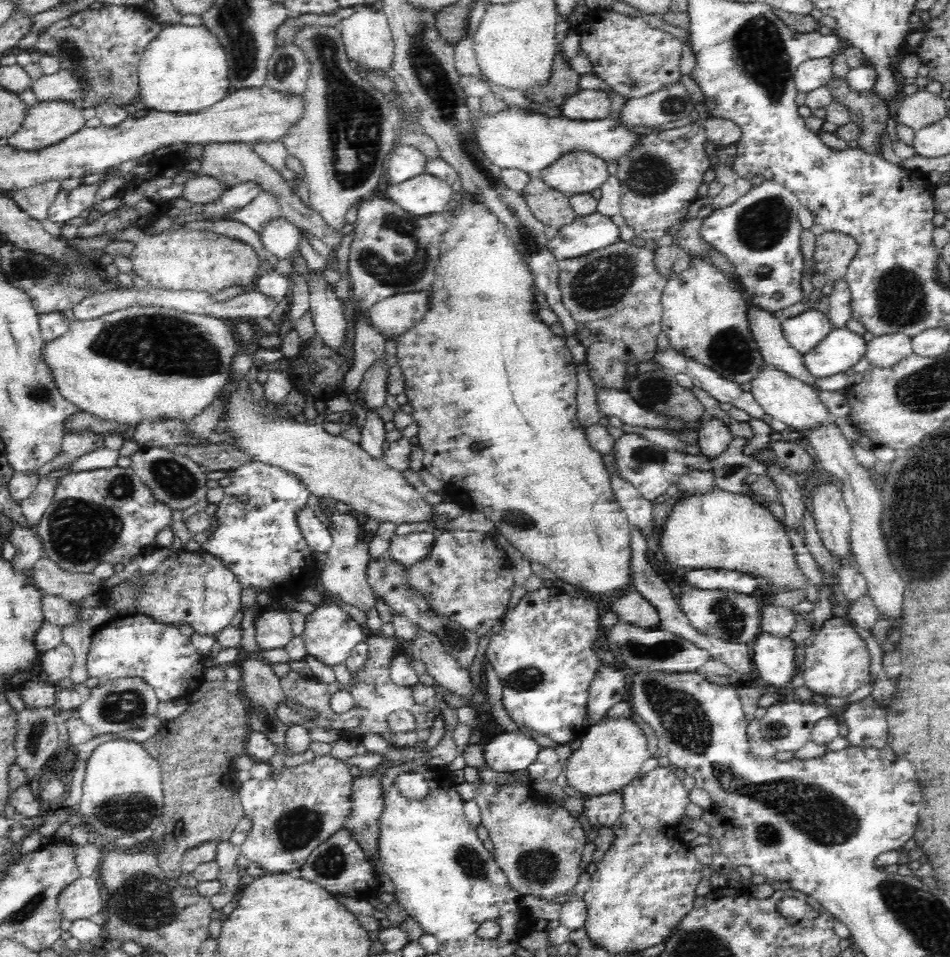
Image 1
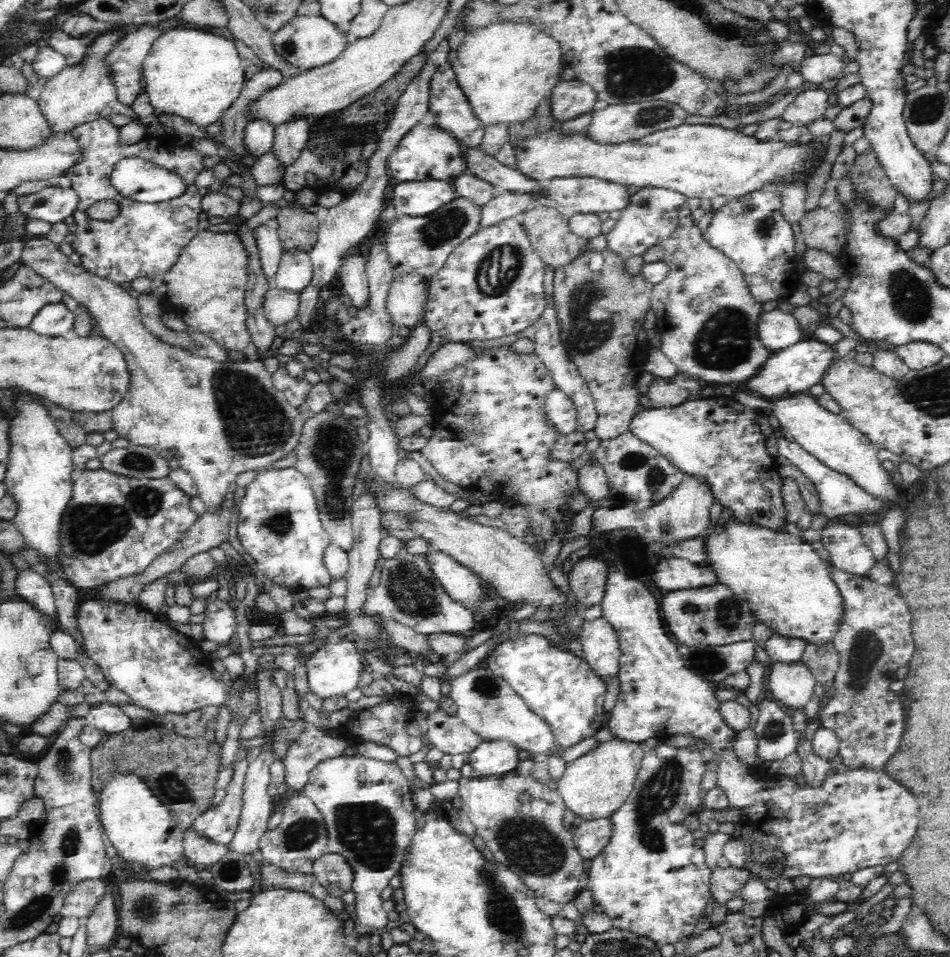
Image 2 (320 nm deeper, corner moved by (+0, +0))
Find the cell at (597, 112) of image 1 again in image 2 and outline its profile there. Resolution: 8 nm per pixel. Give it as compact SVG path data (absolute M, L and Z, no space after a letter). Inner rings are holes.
M576 78L560 80L550 96L552 113L558 125L594 113L597 100L597 92L589 84Z

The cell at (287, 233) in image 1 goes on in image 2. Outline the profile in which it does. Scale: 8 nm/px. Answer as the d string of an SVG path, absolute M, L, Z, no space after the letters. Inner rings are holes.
M302 248L287 249L283 250L272 285L300 293L312 277L313 264L309 252Z

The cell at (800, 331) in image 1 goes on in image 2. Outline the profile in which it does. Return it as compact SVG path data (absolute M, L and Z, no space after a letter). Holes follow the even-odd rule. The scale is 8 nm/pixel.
M778 308L764 312L758 322L758 336L773 352L802 342L804 331L792 313Z

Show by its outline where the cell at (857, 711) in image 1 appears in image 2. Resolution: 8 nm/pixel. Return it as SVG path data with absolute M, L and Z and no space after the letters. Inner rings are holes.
M836 565L827 569L842 597L843 612L833 638L839 653L836 694L819 710L817 720L837 735L838 755L844 764L884 769L904 733L902 701L898 693L891 692L889 684L897 679L896 671L908 664L914 652L910 609L894 585L876 584L867 576L844 572Z

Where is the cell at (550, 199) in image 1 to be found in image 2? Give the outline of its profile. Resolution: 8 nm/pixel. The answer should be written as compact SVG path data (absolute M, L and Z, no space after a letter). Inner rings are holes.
M550 205L533 206L519 218L534 253L544 264L556 268L579 256L579 236L570 230L569 218L560 209Z

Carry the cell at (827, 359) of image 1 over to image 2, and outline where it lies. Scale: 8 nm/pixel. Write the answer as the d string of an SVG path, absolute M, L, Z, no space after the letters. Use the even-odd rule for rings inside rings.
M802 340L788 348L775 351L760 372L744 385L748 393L762 397L767 401L792 394L807 393L815 384L821 384L822 378L837 360L834 346L819 340Z

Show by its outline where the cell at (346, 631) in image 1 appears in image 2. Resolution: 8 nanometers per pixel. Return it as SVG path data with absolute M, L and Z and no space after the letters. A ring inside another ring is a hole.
M334 637L324 646L320 646L318 651L312 654L312 658L307 663L307 678L310 689L322 700L338 696L346 696L348 693L356 691L358 679L363 673L363 651L359 642L348 640L348 638Z

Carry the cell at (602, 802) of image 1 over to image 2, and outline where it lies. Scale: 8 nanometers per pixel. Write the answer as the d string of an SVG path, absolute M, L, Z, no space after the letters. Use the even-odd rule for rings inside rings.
M610 817L582 819L573 831L574 844L584 860L592 860L608 844L612 832Z

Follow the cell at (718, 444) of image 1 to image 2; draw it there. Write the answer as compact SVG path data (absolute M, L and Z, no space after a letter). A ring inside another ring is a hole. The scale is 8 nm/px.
M686 475L685 479L668 496L656 504L642 510L618 507L600 506L594 512L592 532L604 534L612 530L632 528L639 536L650 540L660 540L660 543L678 542L687 538L702 537L709 525L710 507L714 495L706 478L696 475Z

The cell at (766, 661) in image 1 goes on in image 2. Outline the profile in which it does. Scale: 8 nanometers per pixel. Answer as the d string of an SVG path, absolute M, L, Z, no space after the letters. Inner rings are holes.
M801 661L772 662L766 680L768 696L791 708L804 708L816 686L813 672Z

